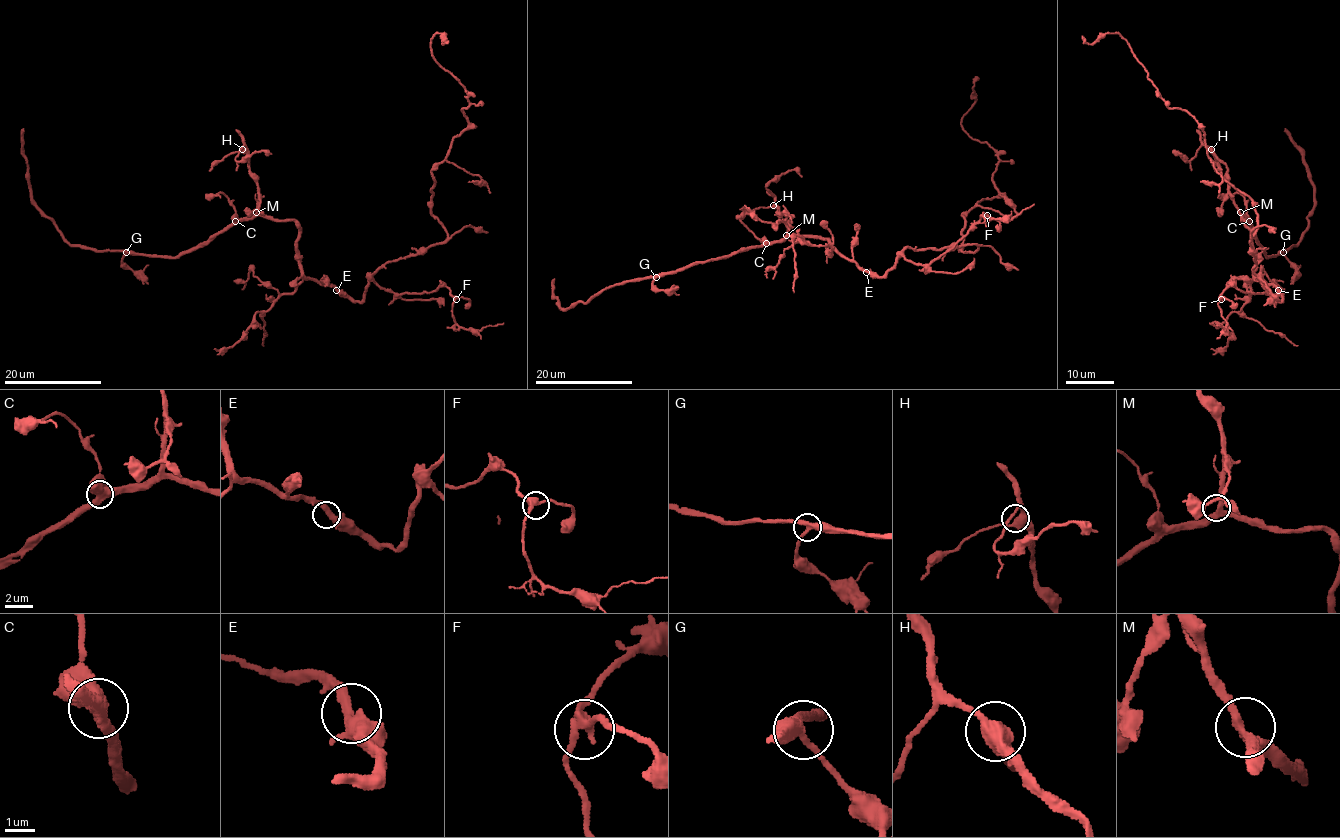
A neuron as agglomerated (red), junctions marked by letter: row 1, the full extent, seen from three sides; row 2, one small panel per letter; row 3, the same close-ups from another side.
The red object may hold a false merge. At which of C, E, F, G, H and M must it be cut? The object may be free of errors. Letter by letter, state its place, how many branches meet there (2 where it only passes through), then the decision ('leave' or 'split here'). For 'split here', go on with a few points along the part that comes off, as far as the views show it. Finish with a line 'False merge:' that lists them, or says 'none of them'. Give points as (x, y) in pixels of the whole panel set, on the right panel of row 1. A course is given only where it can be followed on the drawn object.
C: at (1249, 221); 3 branches meet; leave
E: at (1278, 290); 3 branches meet; leave
F: at (1221, 299); 3 branches meet; leave
G: at (1283, 252); 3 branches meet; leave
H: at (1211, 149); 3 branches meet; leave
M: at (1240, 212); 3 branches meet; leave
False merge: none of them

